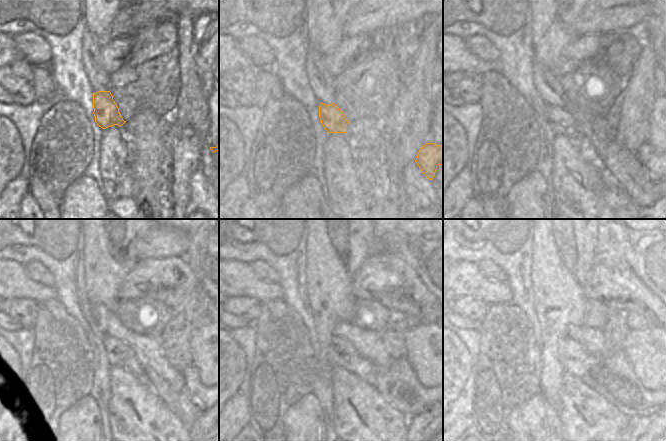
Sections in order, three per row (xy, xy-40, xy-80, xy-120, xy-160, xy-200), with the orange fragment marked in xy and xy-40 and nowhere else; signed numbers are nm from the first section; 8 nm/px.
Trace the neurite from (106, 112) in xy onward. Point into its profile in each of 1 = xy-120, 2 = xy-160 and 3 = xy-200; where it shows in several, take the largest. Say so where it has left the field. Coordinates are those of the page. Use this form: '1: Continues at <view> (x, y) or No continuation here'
1: Continues at xy-120 (118, 353)
2: Continues at xy-160 (399, 386)
3: Continues at xy-200 (612, 376).

